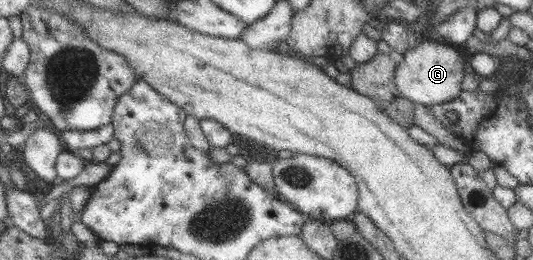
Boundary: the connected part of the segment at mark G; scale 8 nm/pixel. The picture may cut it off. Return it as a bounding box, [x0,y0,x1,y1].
[394,40,465,106]

